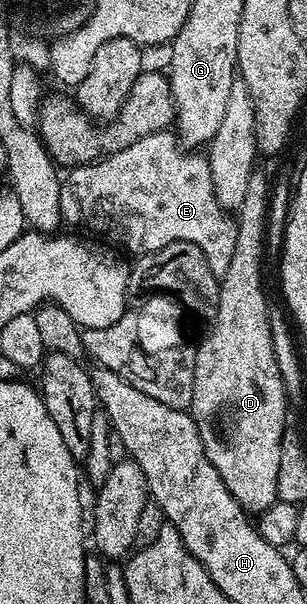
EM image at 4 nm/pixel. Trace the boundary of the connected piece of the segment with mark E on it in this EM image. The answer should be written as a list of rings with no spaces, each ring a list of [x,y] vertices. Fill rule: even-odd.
[[[175,132],[151,133],[145,137],[140,137],[138,143],[130,143],[130,147],[117,153],[110,153],[107,157],[92,162],[91,165],[75,166],[69,173],[72,174],[63,178],[60,187],[60,216],[67,224],[69,221],[72,225],[81,225],[82,228],[89,229],[90,232],[97,233],[98,236],[105,237],[106,240],[113,241],[114,244],[121,245],[124,249],[129,249],[132,255],[153,253],[175,241],[194,243],[200,248],[202,255],[206,255],[206,259],[210,263],[210,271],[222,275],[230,267],[230,259],[234,259],[234,245],[238,243],[237,218],[229,210],[223,209],[214,195],[214,183],[212,182],[207,156],[200,151],[189,151],[180,144]]]

